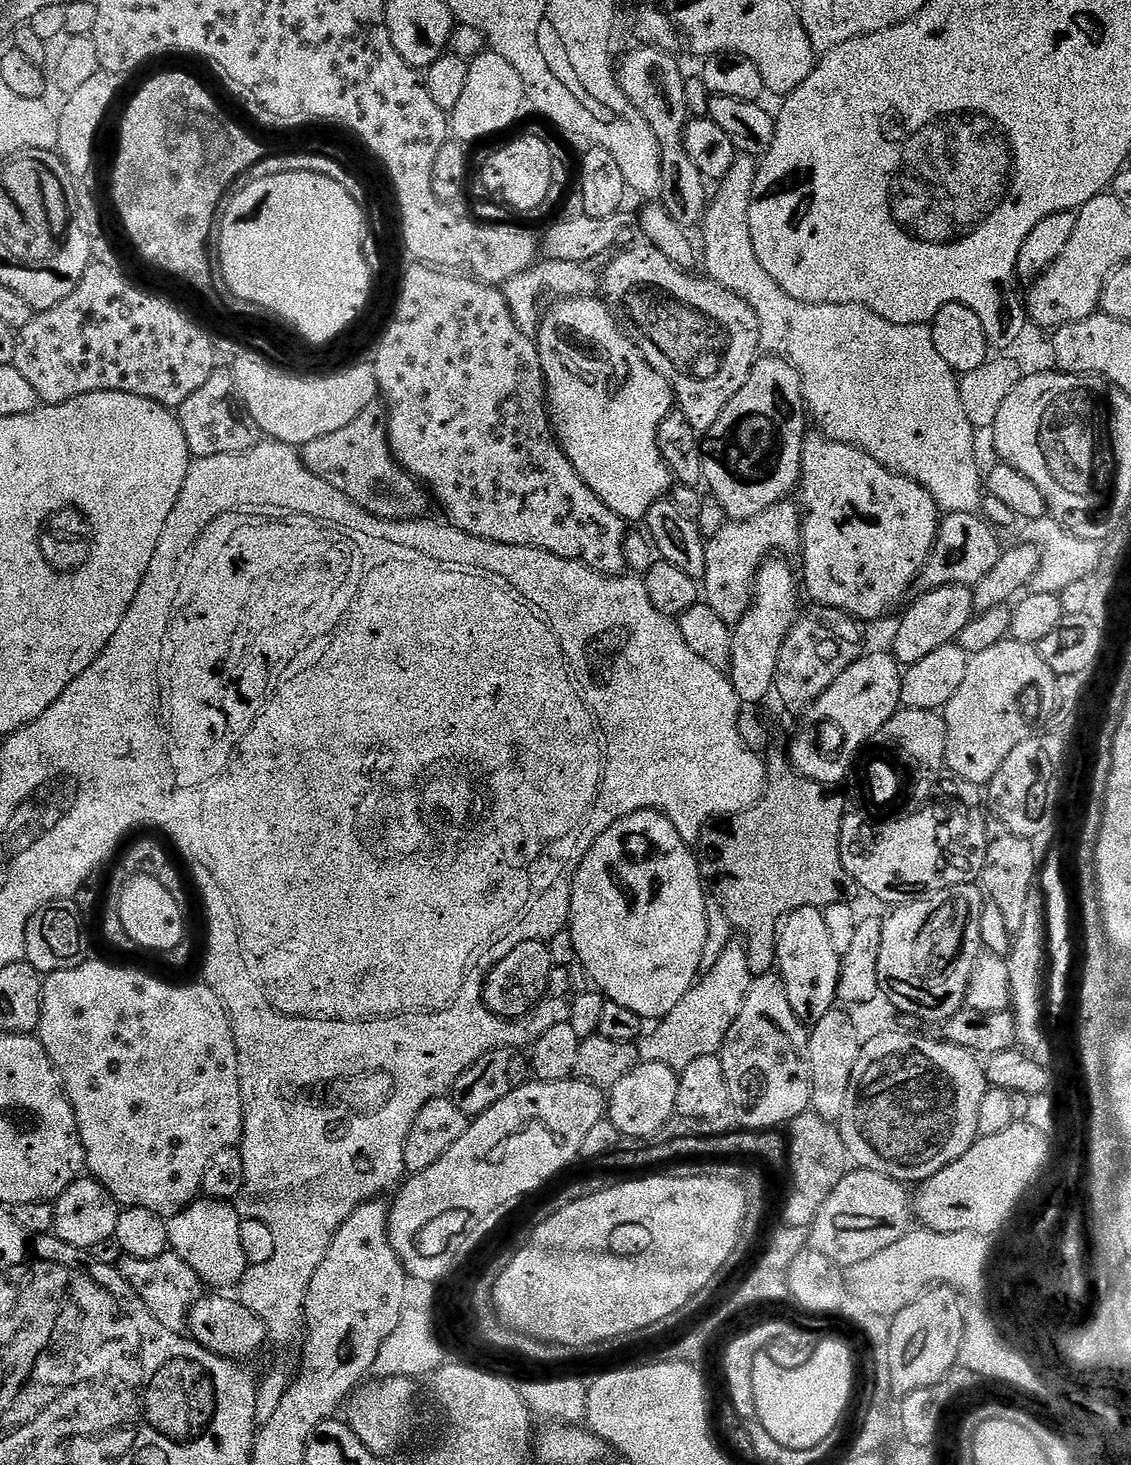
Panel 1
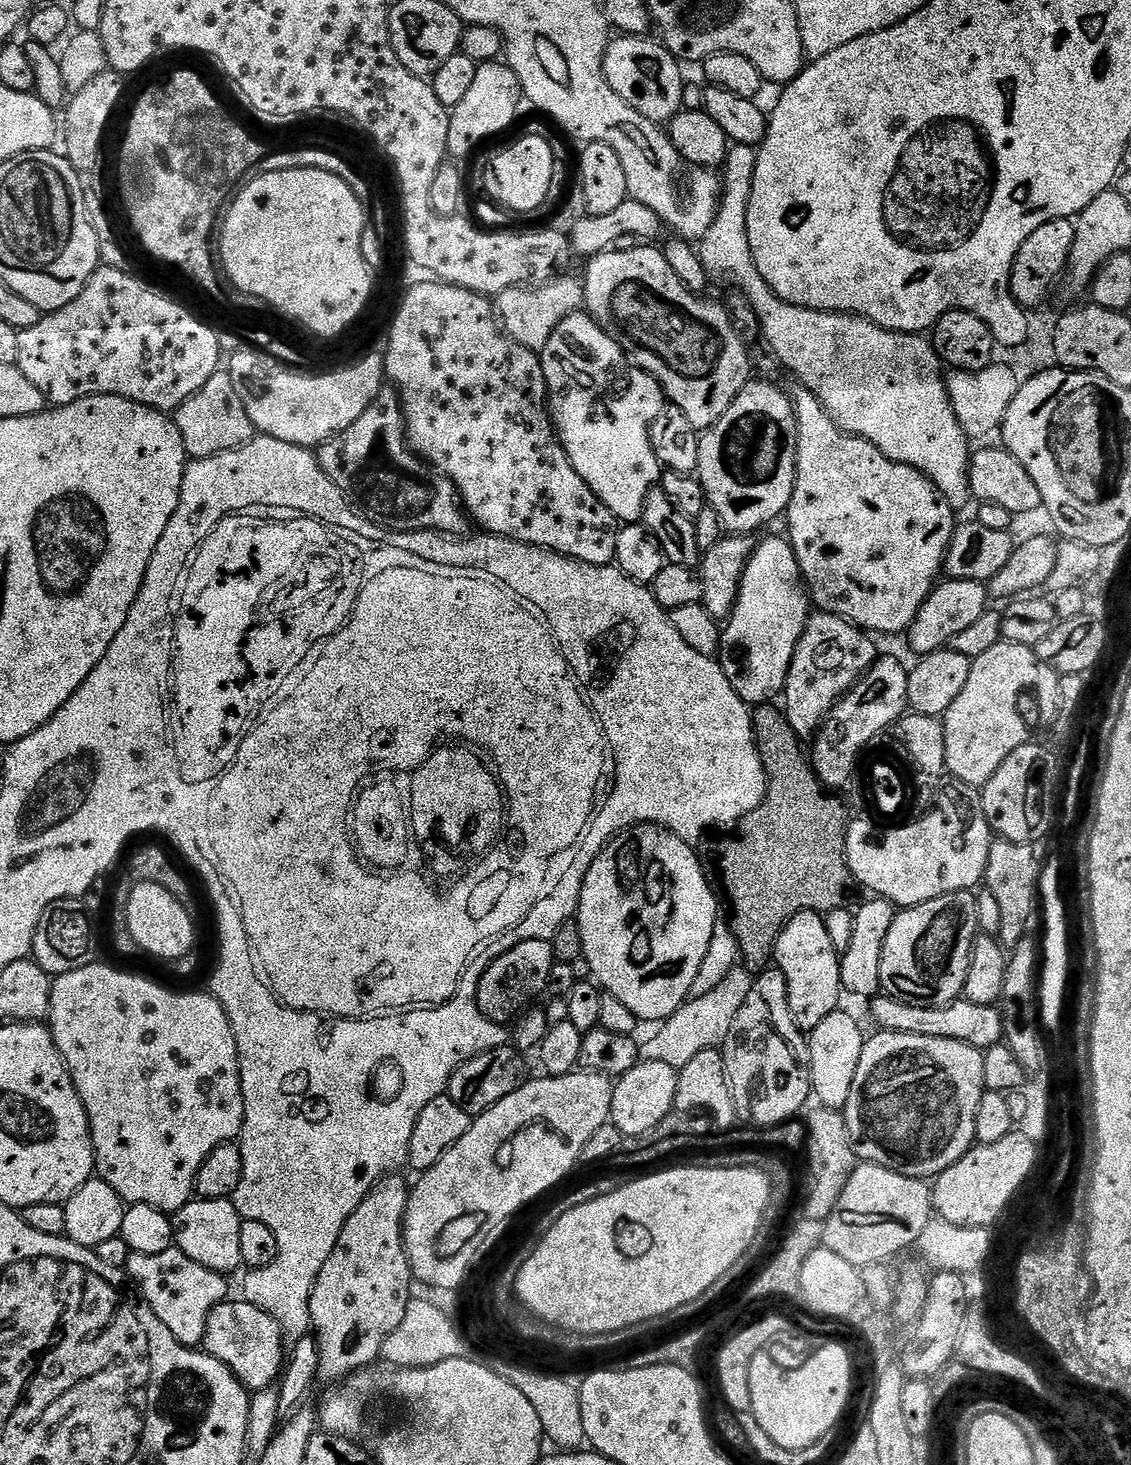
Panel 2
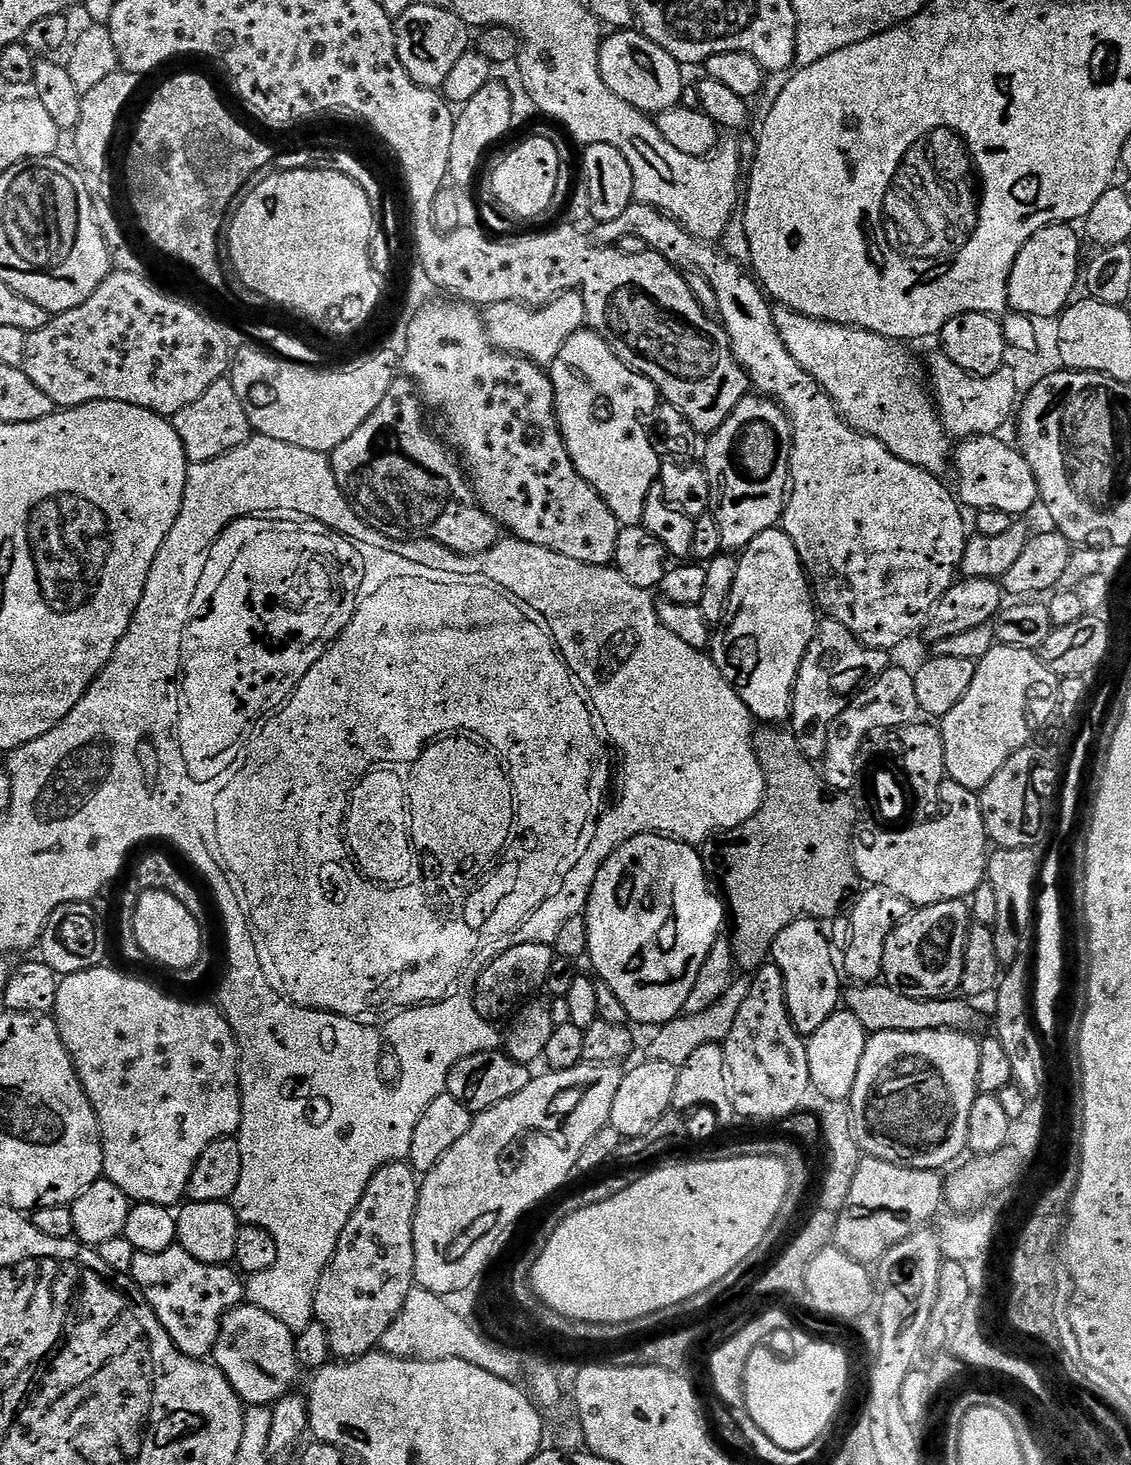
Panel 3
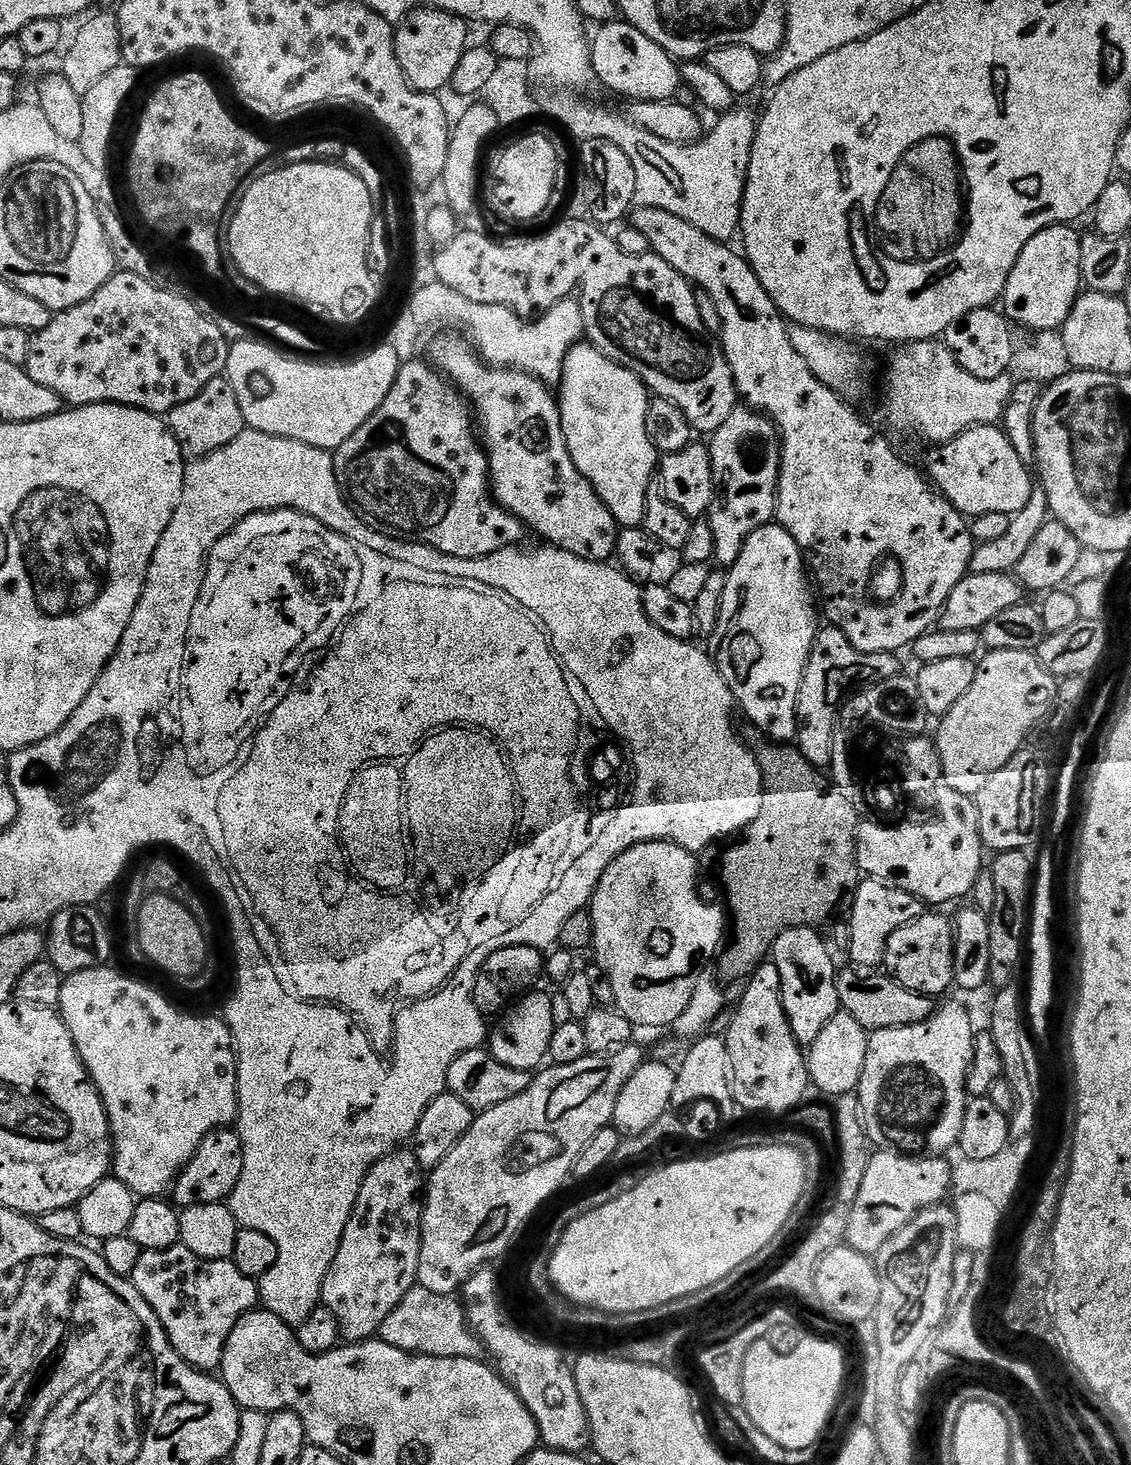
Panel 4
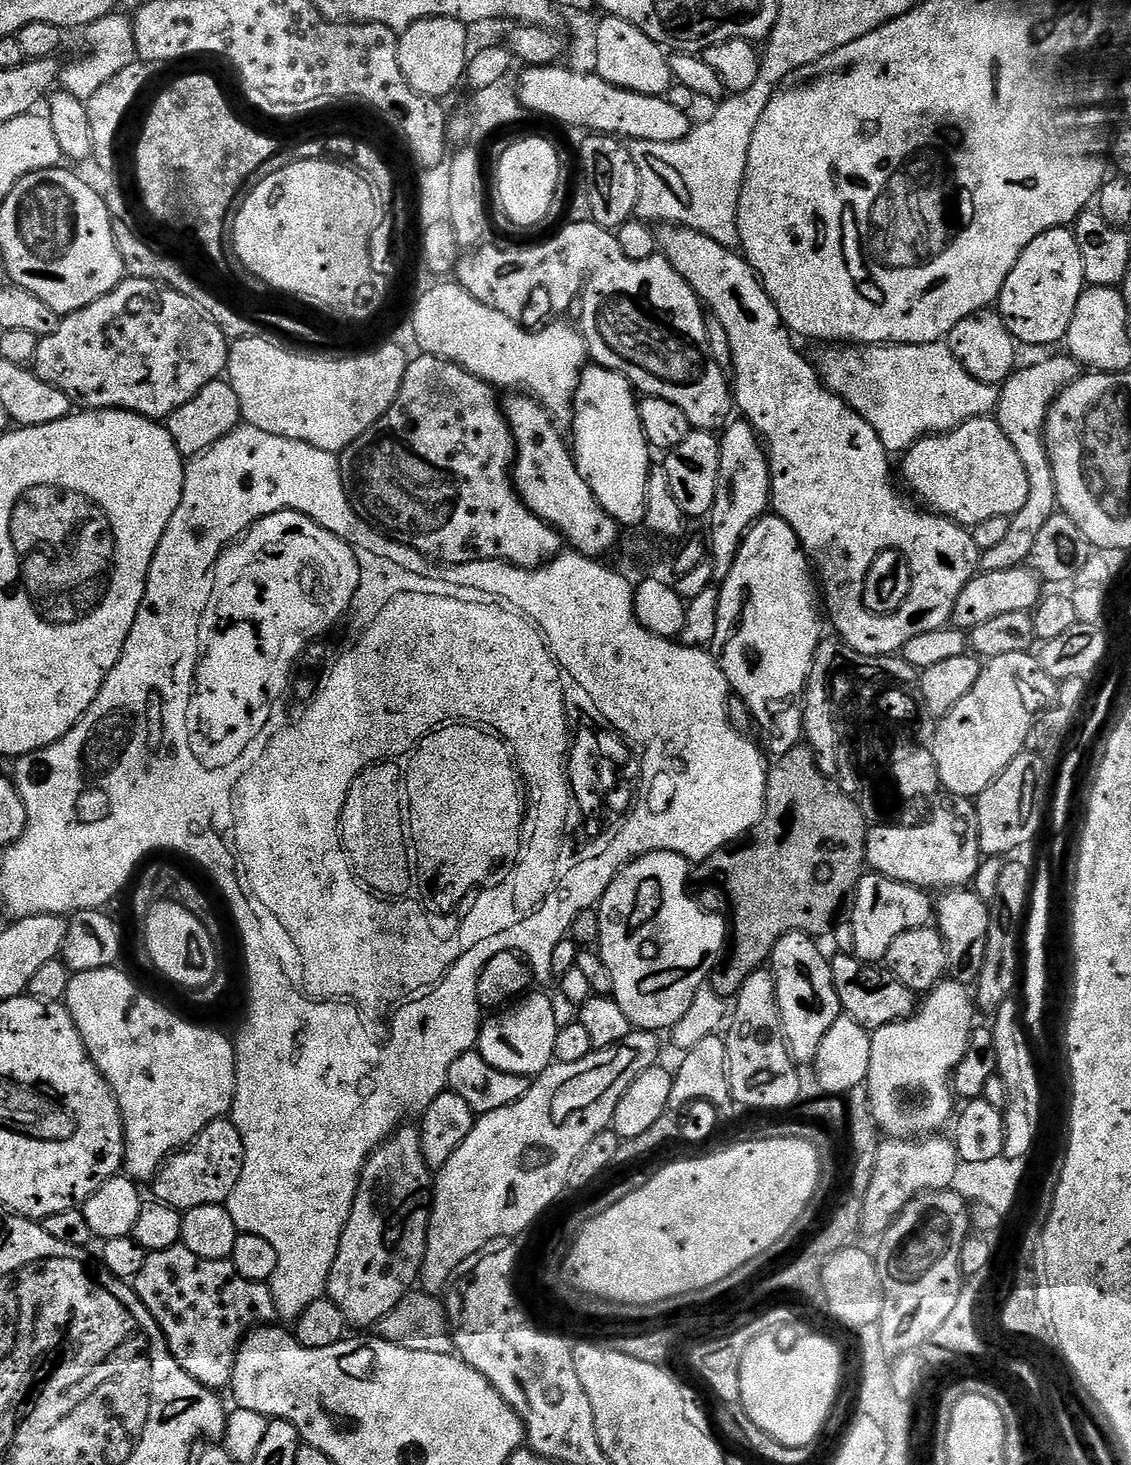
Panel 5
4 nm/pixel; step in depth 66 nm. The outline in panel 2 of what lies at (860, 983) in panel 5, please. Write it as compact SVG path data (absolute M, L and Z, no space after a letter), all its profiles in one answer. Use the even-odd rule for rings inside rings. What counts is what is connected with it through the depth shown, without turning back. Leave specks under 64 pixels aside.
M880 994L871 1001L871 1004L872 1020L877 1024L875 1027L885 1032L918 1034L926 1038L950 1038L958 1042L966 1042L981 1050L991 1048L1002 1036L1002 1017L995 1007L978 1006L963 998L950 1002L946 1006L927 1008Z

